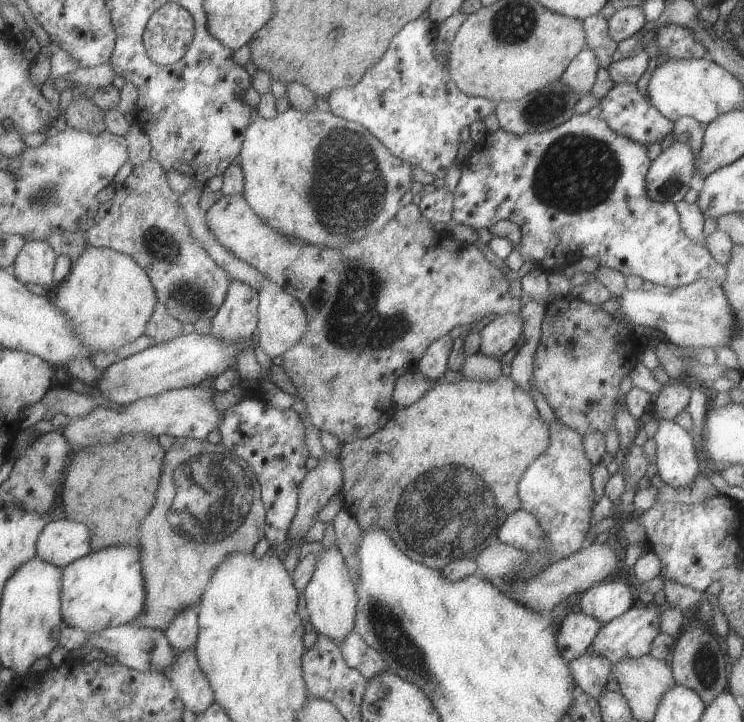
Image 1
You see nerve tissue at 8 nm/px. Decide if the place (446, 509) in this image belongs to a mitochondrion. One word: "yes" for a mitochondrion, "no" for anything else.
yes

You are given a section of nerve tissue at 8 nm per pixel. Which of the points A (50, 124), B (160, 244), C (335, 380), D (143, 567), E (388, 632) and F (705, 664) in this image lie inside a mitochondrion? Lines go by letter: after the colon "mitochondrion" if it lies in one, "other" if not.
A: other
B: mitochondrion
C: other
D: other
E: mitochondrion
F: mitochondrion

